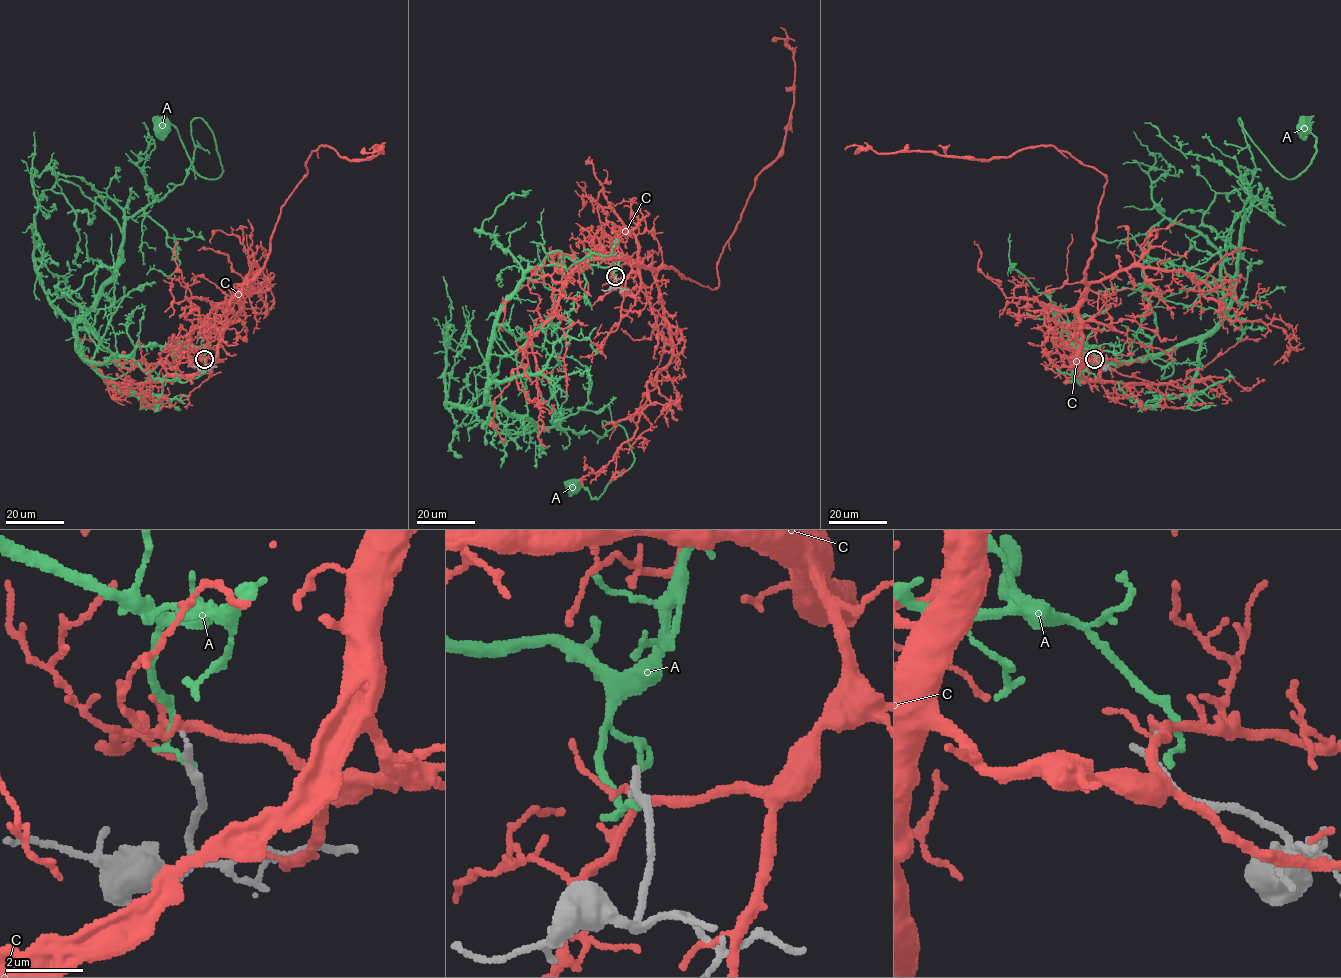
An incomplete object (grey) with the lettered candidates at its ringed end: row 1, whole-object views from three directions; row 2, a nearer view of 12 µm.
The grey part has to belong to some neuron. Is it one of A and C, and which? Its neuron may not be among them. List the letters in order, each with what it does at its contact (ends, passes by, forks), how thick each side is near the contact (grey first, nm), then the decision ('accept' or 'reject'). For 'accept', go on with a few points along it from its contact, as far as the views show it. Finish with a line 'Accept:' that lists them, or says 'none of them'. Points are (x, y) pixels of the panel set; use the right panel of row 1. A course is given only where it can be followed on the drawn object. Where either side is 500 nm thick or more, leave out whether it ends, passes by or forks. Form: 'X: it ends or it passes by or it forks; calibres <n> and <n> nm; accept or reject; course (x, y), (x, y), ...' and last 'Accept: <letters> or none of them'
A: it ends; calibres 300 and 160 nm; reject
C: it forks; calibres 200 and 200 nm; reject
Accept: none of them

